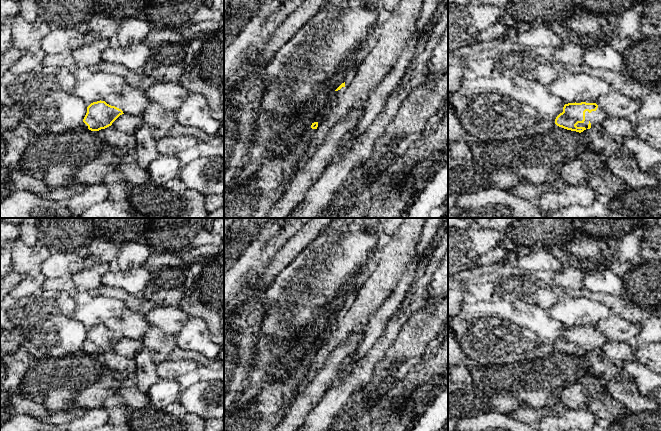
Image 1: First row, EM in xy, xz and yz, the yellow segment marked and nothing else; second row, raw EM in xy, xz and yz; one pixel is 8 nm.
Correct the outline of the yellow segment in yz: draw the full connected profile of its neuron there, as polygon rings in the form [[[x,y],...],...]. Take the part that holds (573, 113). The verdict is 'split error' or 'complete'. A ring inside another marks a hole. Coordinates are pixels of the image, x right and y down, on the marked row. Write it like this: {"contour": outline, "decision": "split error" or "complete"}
{"contour": [[[568,103],[556,119],[555,124],[567,130],[583,132],[590,128],[599,128],[608,118],[604,109],[596,103]]], "decision": "split error"}

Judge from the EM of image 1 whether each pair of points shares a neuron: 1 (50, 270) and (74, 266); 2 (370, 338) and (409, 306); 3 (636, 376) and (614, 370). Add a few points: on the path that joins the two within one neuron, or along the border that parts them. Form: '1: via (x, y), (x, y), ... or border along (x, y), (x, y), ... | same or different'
1: via (56, 269), (59, 266), (68, 266) | same
2: border along (400, 306), (373, 345) | different
3: border along (622, 365), (625, 376) | different

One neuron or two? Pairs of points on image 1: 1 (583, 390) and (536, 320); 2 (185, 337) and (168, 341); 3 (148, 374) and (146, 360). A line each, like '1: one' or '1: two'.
1: two
2: two
3: one

